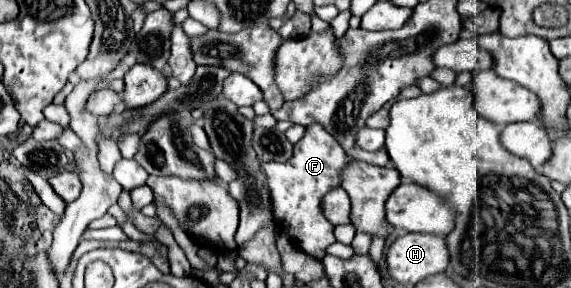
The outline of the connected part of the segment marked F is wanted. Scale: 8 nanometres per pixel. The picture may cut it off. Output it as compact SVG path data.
M315 123L305 129L305 135L293 145L293 157L279 163L269 161L261 163L263 175L267 175L267 189L271 191L273 217L277 227L283 231L303 253L323 259L325 249L335 243L334 226L325 218L321 211L321 199L333 187L341 183L341 169L351 159L339 147L339 143L323 129L321 123Z

